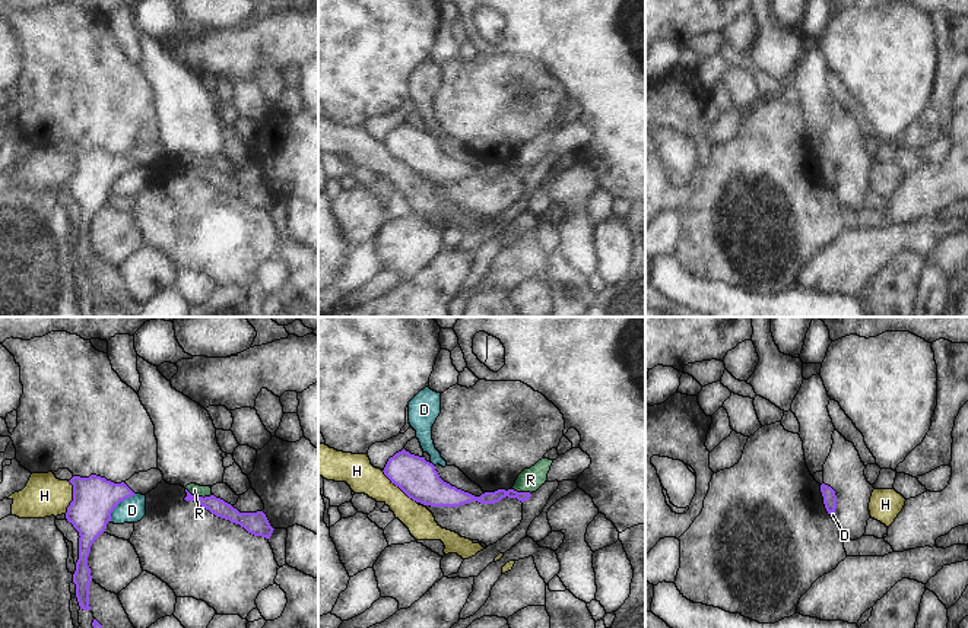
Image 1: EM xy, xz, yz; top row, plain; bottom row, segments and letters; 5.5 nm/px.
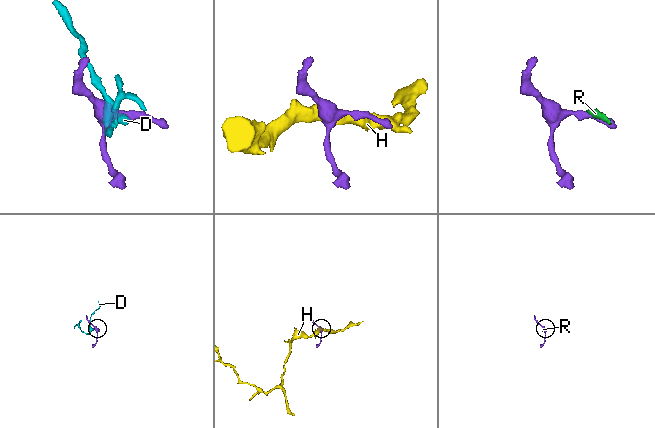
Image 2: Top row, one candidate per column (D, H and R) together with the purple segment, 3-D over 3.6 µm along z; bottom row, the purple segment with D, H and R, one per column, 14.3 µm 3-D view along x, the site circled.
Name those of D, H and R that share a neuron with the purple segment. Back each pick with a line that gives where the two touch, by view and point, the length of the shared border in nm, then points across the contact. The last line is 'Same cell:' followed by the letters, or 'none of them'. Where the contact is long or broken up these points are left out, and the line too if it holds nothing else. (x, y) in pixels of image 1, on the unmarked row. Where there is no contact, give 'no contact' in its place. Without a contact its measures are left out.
Same cell: none of them

